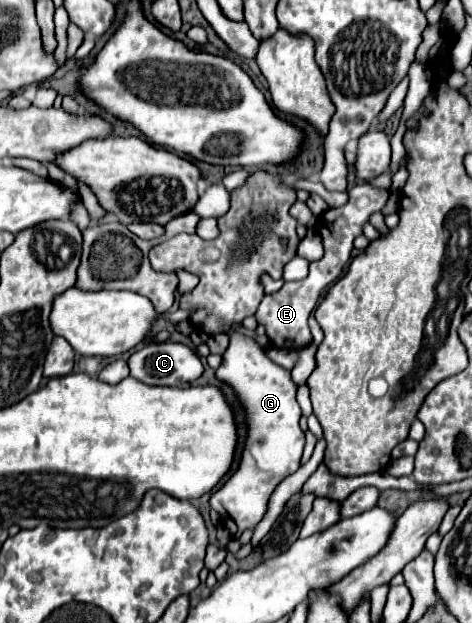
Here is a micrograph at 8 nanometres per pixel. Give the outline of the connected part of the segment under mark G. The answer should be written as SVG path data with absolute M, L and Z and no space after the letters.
M243 333L229 335L229 347L223 355L223 363L215 371L215 377L235 391L243 407L247 427L239 467L209 497L209 507L221 515L227 531L237 539L245 529L253 529L263 519L275 487L287 475L297 471L305 435L299 427L301 407L295 399L297 385L291 381L291 373L273 363L253 337Z

